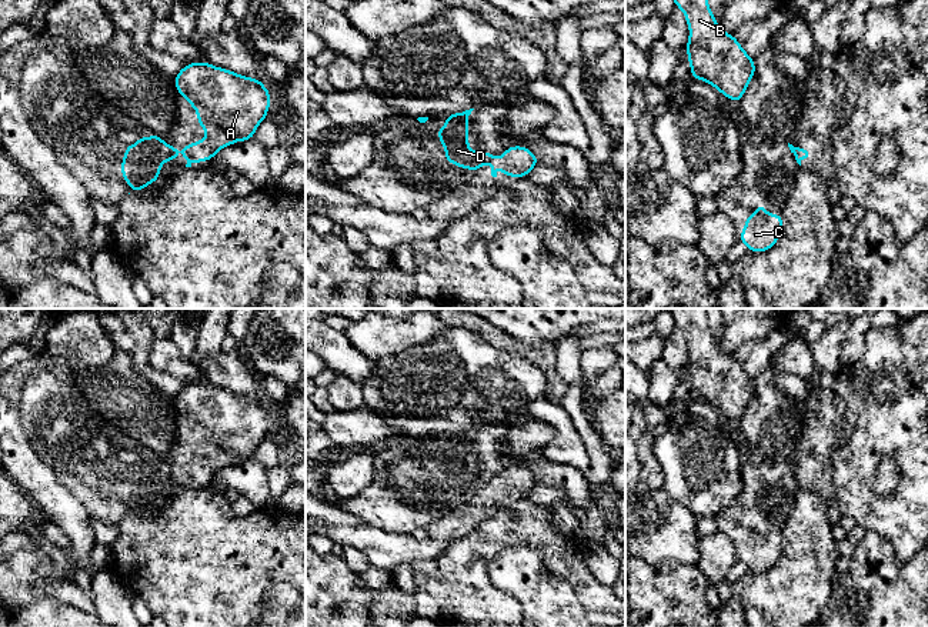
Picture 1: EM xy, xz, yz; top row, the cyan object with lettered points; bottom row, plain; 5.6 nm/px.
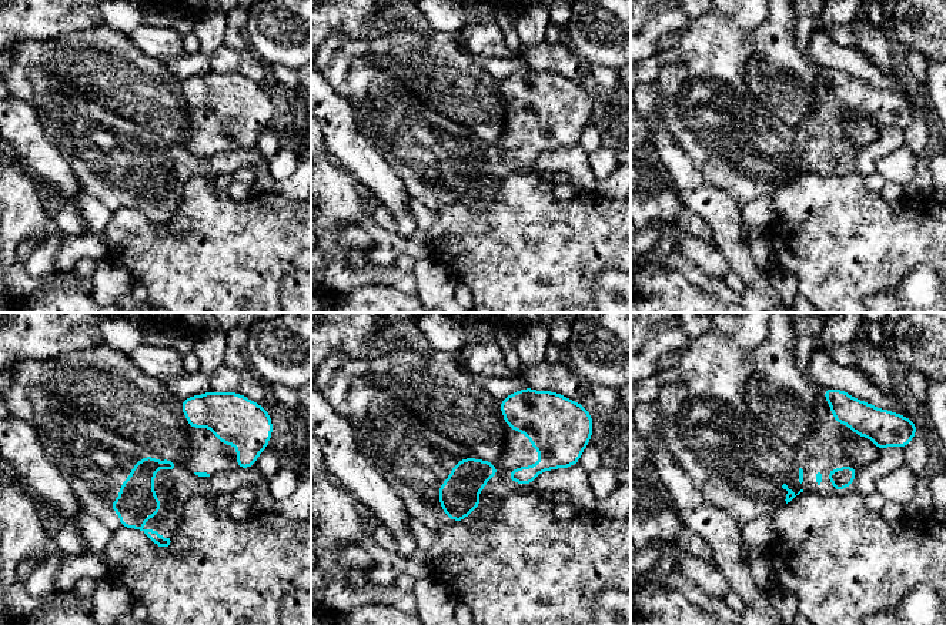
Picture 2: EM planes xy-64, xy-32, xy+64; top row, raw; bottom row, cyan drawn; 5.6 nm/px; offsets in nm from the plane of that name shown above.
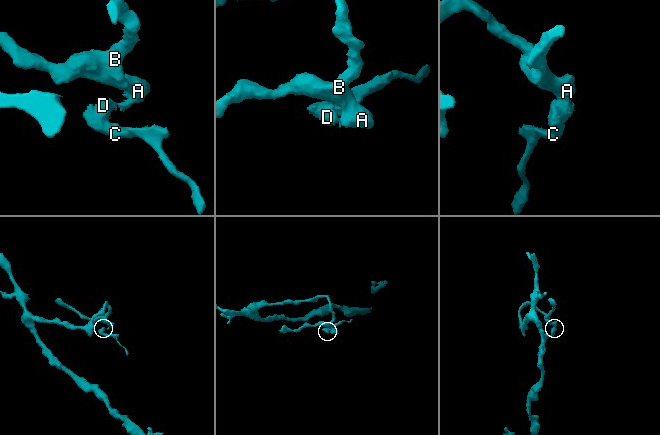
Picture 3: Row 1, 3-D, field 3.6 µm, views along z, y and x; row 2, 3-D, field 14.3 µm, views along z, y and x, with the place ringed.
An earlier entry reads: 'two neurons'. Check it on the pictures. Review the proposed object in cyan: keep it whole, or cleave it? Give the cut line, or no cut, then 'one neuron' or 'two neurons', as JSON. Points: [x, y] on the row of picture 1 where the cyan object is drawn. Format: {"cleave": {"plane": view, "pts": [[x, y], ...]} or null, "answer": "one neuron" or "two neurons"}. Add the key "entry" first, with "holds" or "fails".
{"entry": "holds", "cleave": {"plane": "xz", "pts": [[494, 156], [488, 160]]}, "answer": "two neurons"}

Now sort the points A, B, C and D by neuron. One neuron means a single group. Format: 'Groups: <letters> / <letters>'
Groups: A B / C D

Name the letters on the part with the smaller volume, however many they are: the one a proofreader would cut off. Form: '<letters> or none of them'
C, D

